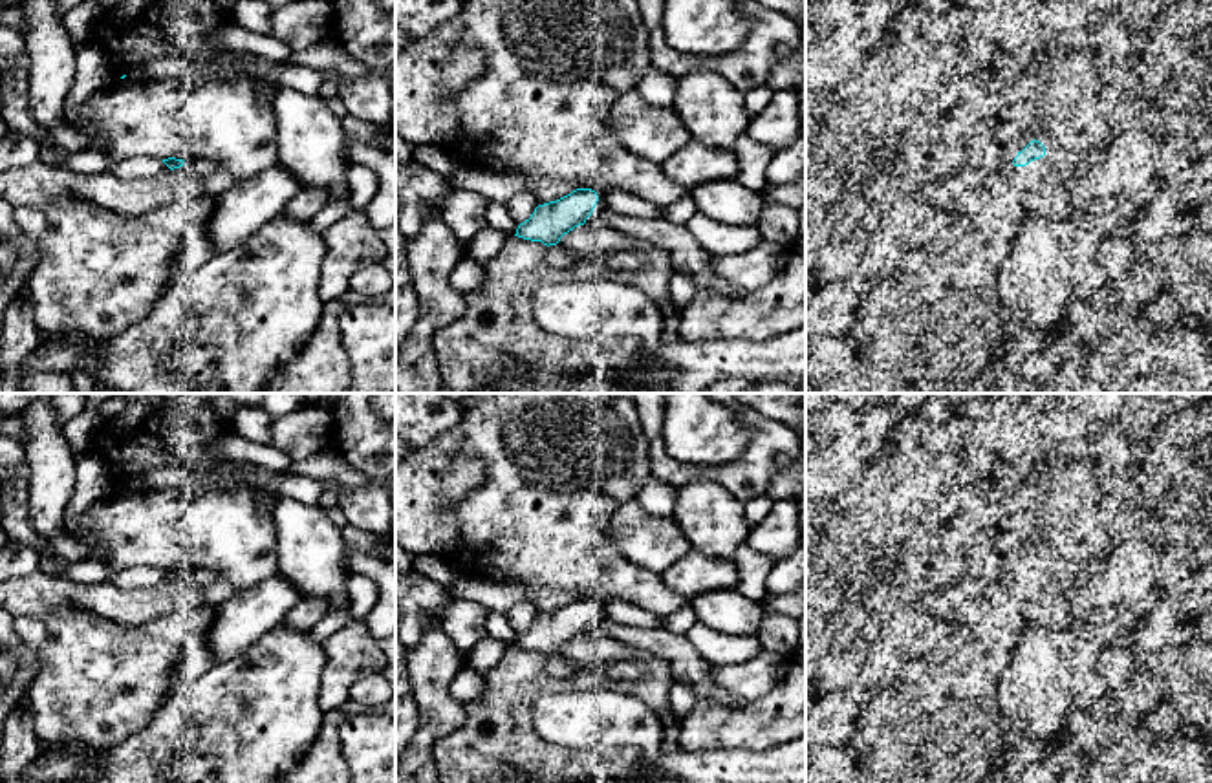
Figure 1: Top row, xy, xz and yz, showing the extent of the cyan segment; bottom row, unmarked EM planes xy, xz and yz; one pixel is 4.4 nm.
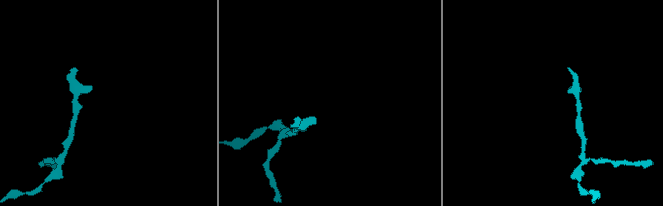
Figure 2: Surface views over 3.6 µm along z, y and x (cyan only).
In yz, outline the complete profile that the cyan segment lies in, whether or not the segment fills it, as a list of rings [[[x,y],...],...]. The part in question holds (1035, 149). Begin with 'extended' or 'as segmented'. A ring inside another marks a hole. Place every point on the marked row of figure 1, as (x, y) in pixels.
as segmented; [[[1031,141],[1018,156],[1014,157],[1014,166],[1025,166],[1034,159],[1040,159],[1045,156],[1045,146],[1040,141]]]

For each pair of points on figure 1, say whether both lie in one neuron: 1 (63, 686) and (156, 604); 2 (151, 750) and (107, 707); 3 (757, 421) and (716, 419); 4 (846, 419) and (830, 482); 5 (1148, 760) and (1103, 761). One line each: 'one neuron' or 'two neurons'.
1: two neurons
2: two neurons
3: two neurons
4: two neurons
5: one neuron

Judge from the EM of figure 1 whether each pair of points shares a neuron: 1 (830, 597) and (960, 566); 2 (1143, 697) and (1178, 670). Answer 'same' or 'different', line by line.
1: same
2: same

